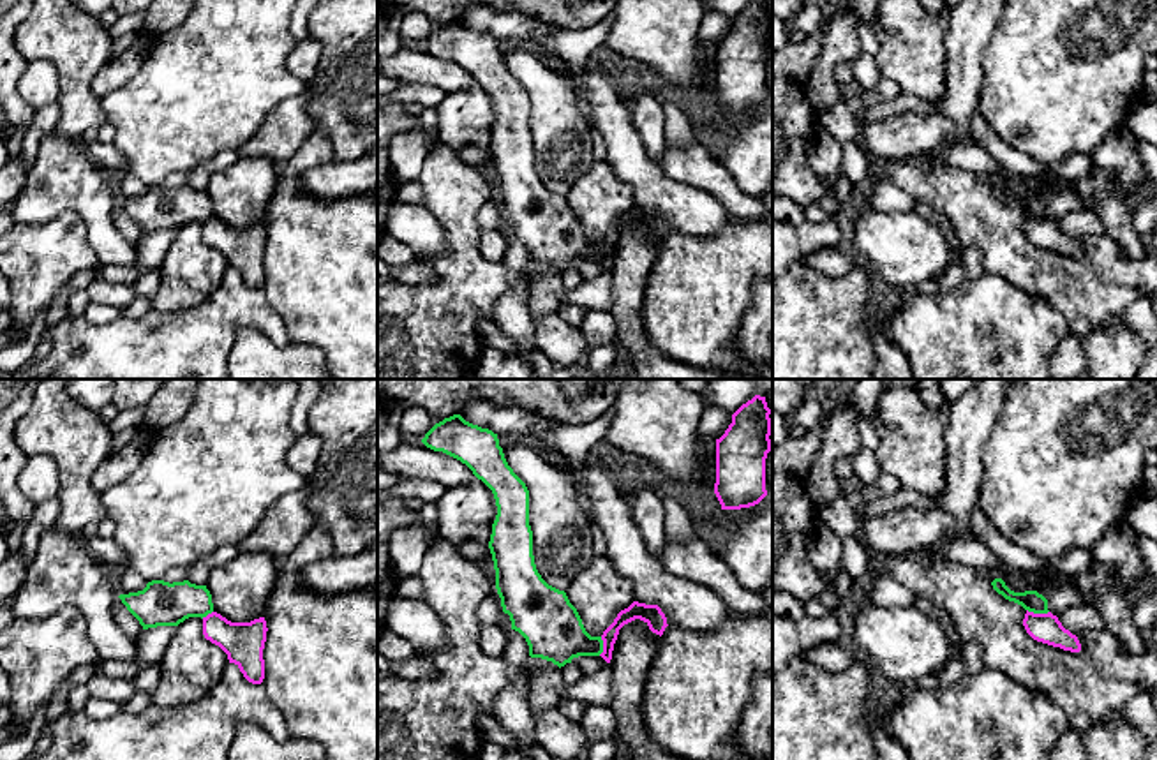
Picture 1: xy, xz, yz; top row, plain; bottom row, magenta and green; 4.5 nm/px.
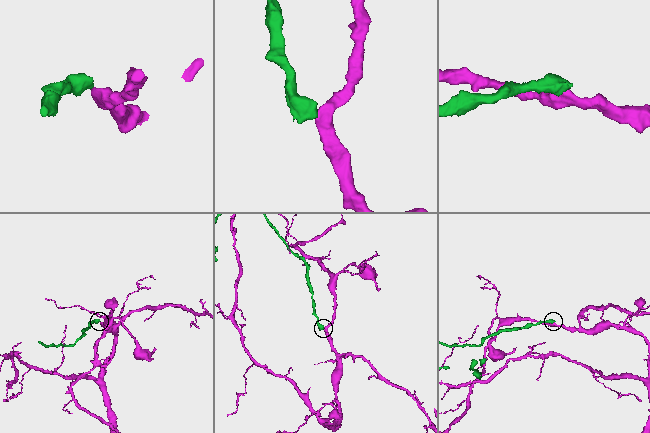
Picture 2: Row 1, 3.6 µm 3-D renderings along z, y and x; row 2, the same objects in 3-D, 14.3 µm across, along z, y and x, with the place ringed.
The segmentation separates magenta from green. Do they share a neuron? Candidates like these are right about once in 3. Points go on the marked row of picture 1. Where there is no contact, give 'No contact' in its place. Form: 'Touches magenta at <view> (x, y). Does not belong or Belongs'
Touches magenta at yz (1037, 614). Does not belong

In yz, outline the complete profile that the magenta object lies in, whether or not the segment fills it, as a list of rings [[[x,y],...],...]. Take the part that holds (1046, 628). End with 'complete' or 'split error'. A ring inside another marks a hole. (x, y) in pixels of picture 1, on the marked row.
[[[1051,612],[1048,614],[1025,614],[1023,626],[1026,633],[1042,644],[1060,647],[1064,651],[1079,652],[1081,644],[1076,635],[1072,635],[1069,630],[1062,626],[1056,615]]]; complete

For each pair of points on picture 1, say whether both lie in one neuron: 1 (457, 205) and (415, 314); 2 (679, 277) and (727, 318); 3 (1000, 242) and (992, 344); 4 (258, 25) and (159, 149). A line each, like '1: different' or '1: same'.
1: same
2: same
3: different
4: same

